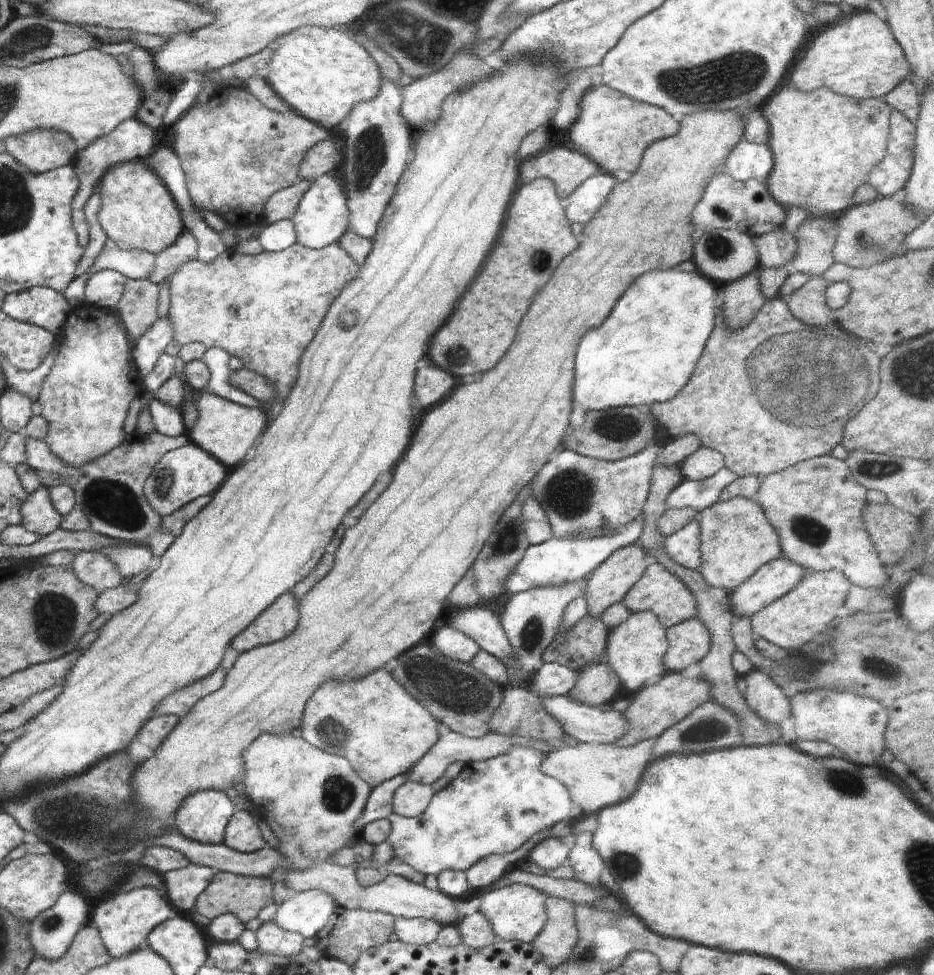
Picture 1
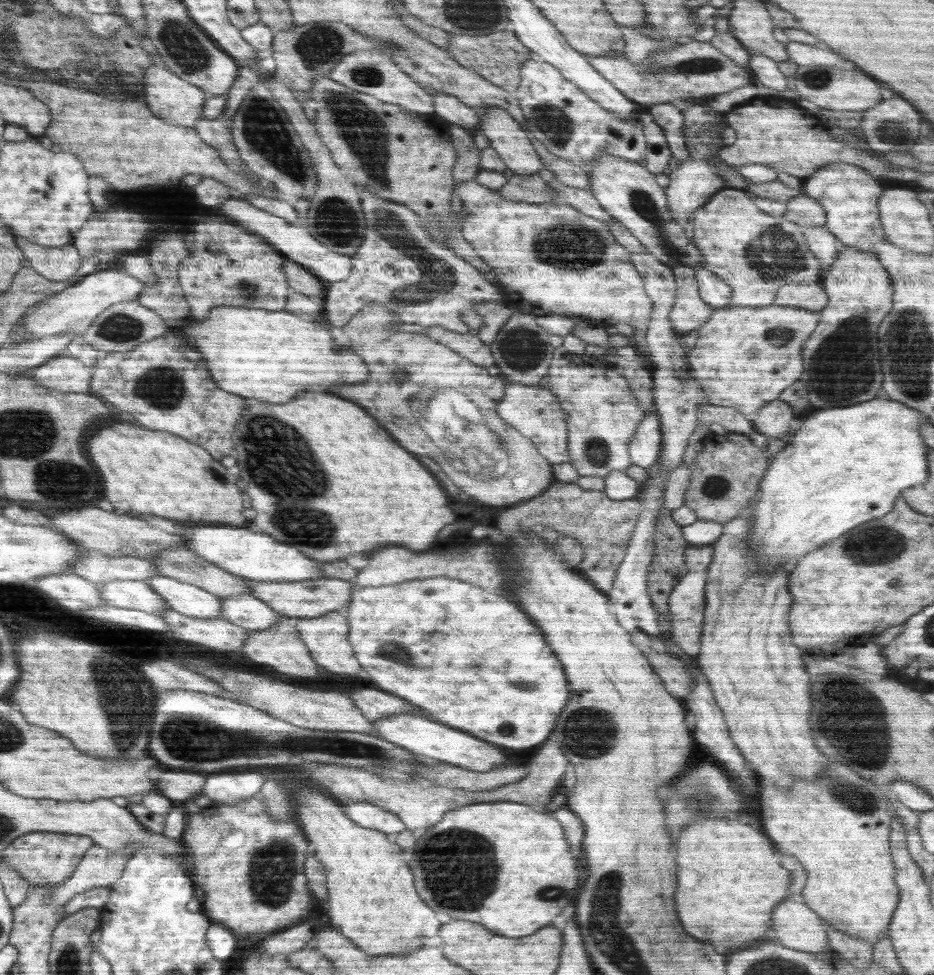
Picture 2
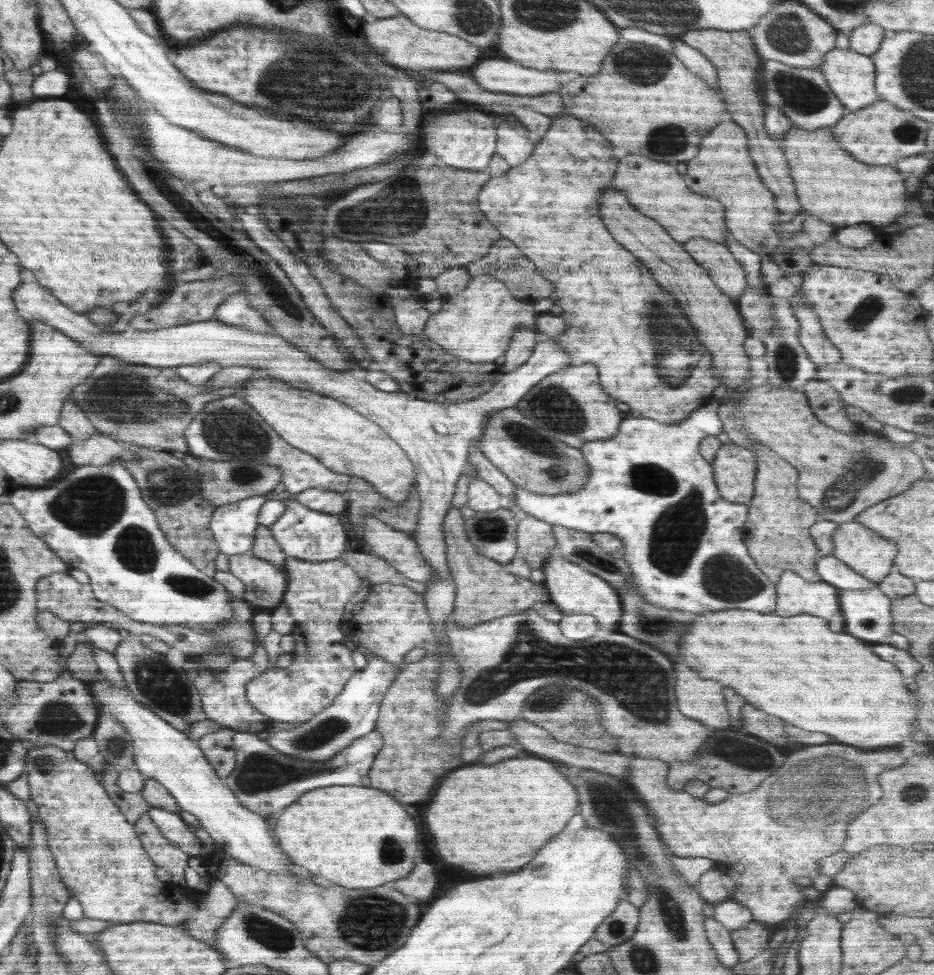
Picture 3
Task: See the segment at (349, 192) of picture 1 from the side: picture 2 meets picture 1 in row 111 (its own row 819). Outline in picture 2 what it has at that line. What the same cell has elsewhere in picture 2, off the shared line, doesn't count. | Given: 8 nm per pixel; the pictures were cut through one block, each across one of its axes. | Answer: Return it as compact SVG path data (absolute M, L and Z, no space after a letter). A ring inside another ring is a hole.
M370 801L351 802L345 806L345 814L362 827L376 828L392 837L395 833L400 833L407 828L396 814L379 808Z

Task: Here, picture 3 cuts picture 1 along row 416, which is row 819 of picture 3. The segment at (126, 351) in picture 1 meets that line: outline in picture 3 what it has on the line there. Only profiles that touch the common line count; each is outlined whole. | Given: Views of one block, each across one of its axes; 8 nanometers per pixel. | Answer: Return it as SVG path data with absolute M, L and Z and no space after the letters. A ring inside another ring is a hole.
M32 747L25 759L24 768L29 783L31 799L39 808L42 824L48 834L49 849L56 856L58 874L61 882L70 891L69 898L80 900L86 918L107 920L114 925L133 922L155 922L164 926L183 924L185 932L192 938L205 942L208 946L218 949L217 930L224 924L236 908L238 899L226 885L214 882L207 893L198 898L183 897L181 900L170 900L160 890L164 879L157 877L159 872L153 859L146 850L142 850L140 836L136 836L134 826L126 822L119 808L108 798L106 790L98 784L89 764L82 763L74 757L74 752L65 752L58 747Z

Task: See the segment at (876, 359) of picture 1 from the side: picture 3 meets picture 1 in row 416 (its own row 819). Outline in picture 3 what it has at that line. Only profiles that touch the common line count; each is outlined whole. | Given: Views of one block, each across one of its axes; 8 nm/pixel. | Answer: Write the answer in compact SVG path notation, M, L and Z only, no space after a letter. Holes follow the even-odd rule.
M846 744L806 746L802 750L794 750L794 754L786 758L784 766L780 766L776 774L766 778L752 792L730 793L722 802L715 804L690 796L684 790L676 792L669 788L666 785L669 764L656 758L631 758L630 769L633 777L630 782L655 821L659 836L672 855L680 858L712 859L716 869L736 882L736 890L730 898L749 908L754 921L768 926L784 927L783 923L788 922L792 912L799 914L802 911L803 906L798 908L795 904L806 898L800 892L802 887L795 884L796 878L818 878L818 861L844 850L848 825L866 808L876 804L883 793L882 786L875 784L877 777L886 770L903 766L908 758L904 758L902 754L908 753L896 748L862 750ZM820 754L825 754L825 762L818 758ZM838 758L844 758L852 764L835 764L834 760ZM829 761L831 764L828 764Z

